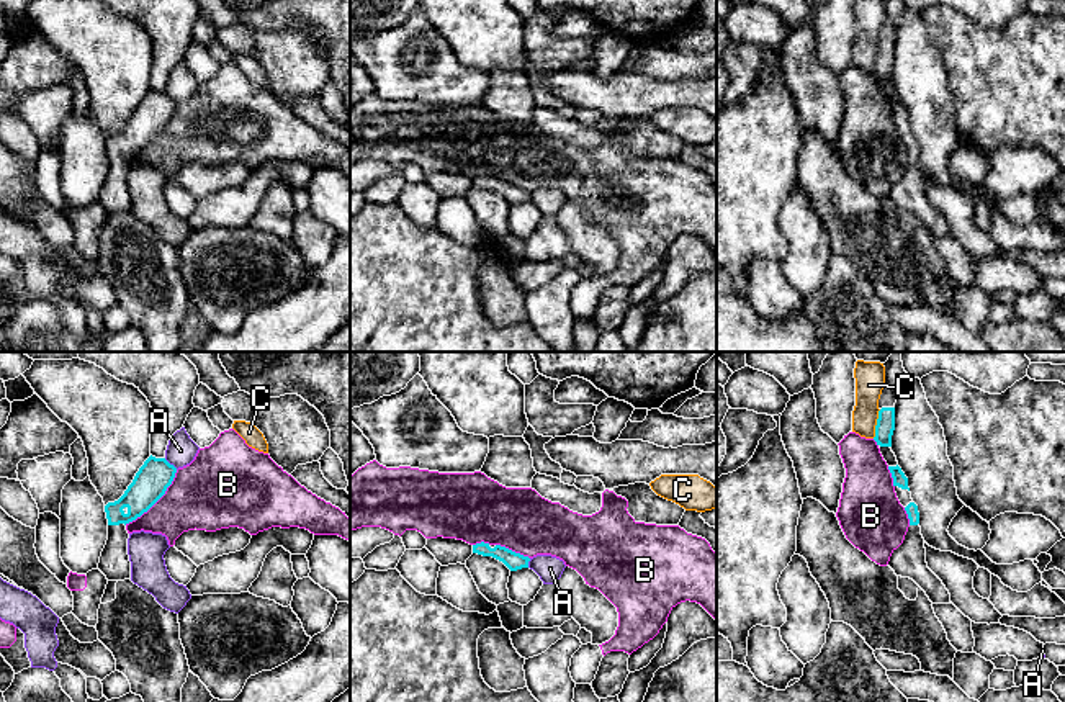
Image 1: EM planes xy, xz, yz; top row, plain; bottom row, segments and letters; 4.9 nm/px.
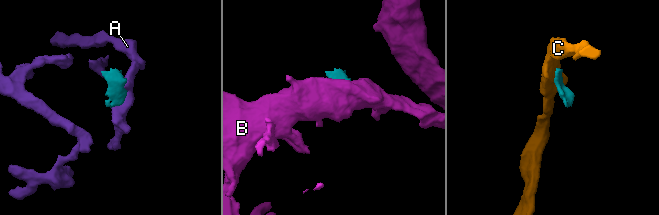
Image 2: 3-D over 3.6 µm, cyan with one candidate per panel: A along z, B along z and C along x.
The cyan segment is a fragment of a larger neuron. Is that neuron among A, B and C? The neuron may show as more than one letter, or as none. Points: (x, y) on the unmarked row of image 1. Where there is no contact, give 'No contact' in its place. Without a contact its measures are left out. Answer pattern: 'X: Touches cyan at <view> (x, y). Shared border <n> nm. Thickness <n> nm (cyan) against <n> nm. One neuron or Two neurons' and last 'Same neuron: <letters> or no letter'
A: Touches cyan at xy (169, 97). Shared border 90 nm. Thickness 170 nm (cyan) against 140 nm. Two neurons
B: Touches cyan at xy (156, 134). Shared border 380 nm. Thickness 170 nm (cyan) against 340 nm. Two neurons
C: Touches cyan at yz (877, 58). Shared border 150 nm. Thickness 100 nm (cyan) against 140 nm. Two neurons
Same neuron: no letter

